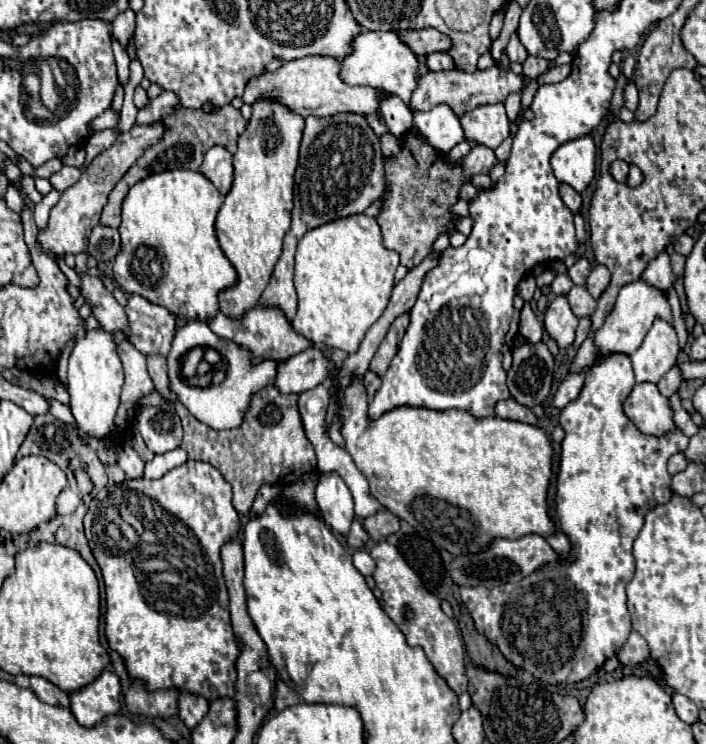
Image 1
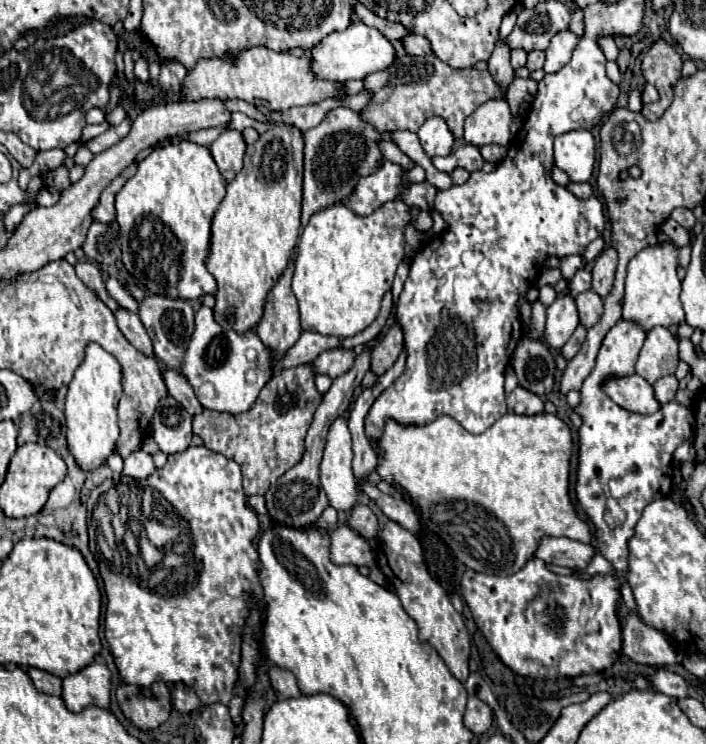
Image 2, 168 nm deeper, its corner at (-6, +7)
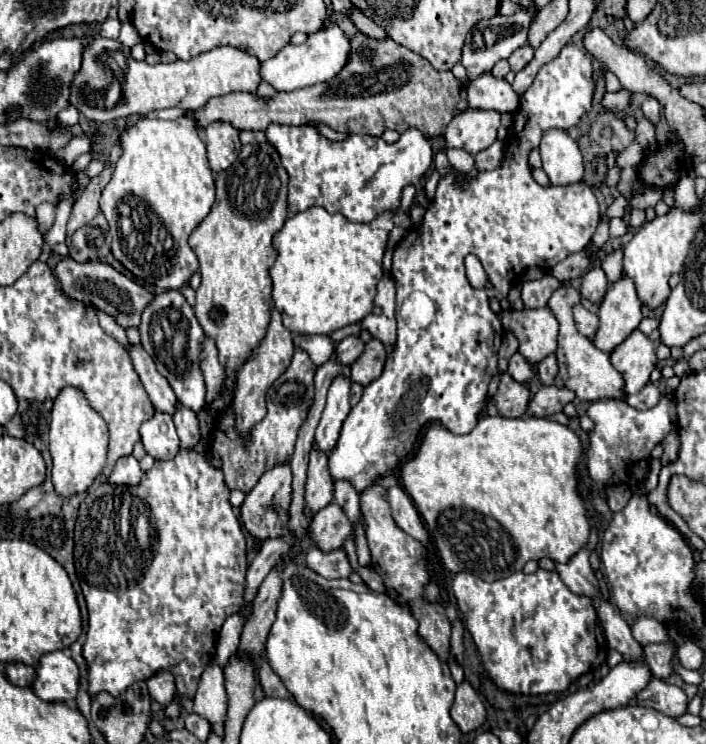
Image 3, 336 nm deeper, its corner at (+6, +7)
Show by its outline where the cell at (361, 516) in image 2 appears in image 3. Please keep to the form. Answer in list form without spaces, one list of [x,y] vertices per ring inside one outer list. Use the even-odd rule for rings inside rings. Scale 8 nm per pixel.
[[[330,503],[324,509],[320,509],[312,517],[312,525],[308,527],[310,541],[322,551],[340,549],[340,545],[350,533],[352,533],[352,525],[336,503]]]

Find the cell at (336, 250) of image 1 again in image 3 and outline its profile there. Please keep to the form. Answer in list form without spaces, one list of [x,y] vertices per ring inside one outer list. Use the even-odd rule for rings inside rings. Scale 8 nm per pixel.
[[[310,207],[288,217],[272,239],[276,257],[268,269],[272,299],[282,315],[284,327],[294,335],[328,335],[372,313],[390,229],[390,213],[384,213],[370,223],[348,221],[344,215],[328,213],[324,207]]]

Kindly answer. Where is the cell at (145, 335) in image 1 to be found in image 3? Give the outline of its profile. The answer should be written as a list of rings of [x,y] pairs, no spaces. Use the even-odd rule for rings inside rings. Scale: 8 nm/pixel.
[[[168,289],[164,293],[156,295],[156,299],[148,305],[148,309],[144,309],[138,331],[142,337],[142,347],[154,359],[158,373],[168,379],[178,401],[184,407],[192,409],[194,413],[208,409],[206,383],[204,383],[204,375],[200,369],[204,331],[198,325],[194,309],[186,301],[186,297],[178,289]]]

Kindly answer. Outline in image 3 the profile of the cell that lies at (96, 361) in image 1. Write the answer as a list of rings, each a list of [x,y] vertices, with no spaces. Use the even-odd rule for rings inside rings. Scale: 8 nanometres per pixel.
[[[62,389],[60,397],[54,401],[50,421],[54,491],[62,497],[84,493],[104,469],[106,447],[108,447],[108,427],[104,425],[104,419],[88,405],[88,401],[84,401],[84,395],[78,389]]]

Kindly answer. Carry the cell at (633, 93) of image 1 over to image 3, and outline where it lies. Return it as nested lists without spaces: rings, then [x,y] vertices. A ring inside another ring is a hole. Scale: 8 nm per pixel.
[[[648,97],[648,99],[642,103],[642,113],[644,113],[644,119],[648,119],[652,125],[658,125],[658,123],[660,123],[662,109],[660,109],[660,103],[658,103],[654,97]]]

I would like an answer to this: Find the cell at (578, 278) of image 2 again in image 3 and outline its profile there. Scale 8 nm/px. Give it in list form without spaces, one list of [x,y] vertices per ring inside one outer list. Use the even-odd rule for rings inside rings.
[[[564,283],[548,301],[548,309],[554,313],[554,317],[560,323],[560,333],[558,333],[558,349],[556,349],[556,359],[558,359],[558,375],[562,377],[564,385],[576,393],[578,399],[582,401],[602,401],[602,399],[620,399],[622,387],[624,387],[624,379],[620,377],[620,373],[612,367],[608,353],[600,351],[598,347],[594,347],[594,343],[580,335],[574,319],[572,319],[572,307],[580,303],[580,293],[570,285]]]

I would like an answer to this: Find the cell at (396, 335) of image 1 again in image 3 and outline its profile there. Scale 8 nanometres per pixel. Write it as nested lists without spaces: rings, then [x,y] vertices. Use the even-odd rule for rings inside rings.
[[[370,339],[366,343],[366,349],[360,355],[360,359],[356,359],[352,363],[352,375],[350,375],[352,381],[366,387],[368,383],[372,383],[374,379],[380,377],[380,373],[384,369],[384,361],[386,361],[386,349],[384,349],[382,341]]]

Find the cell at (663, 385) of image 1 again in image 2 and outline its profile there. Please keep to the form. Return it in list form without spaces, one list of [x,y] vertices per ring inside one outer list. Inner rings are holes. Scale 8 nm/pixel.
[[[666,375],[654,383],[654,393],[656,393],[656,400],[660,404],[673,400],[676,391],[678,391],[678,379],[674,375]]]

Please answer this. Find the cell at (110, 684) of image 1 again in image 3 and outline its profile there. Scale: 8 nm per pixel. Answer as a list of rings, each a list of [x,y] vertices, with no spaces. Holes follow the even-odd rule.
[[[66,651],[44,653],[36,665],[32,691],[44,701],[72,703],[78,693],[78,667]]]

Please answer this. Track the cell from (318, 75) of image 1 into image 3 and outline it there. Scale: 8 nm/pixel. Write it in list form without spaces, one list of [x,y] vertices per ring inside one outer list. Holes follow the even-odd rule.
[[[96,35],[96,37],[92,37],[92,39],[90,39],[90,43],[88,43],[88,45],[86,45],[86,47],[84,47],[84,53],[82,53],[82,67],[80,67],[80,71],[78,71],[78,73],[76,73],[76,75],[74,75],[74,81],[72,81],[72,87],[70,87],[70,89],[72,89],[72,91],[70,91],[70,105],[74,105],[74,107],[76,107],[76,109],[78,109],[78,113],[82,113],[82,115],[84,115],[84,117],[88,117],[88,119],[92,119],[92,121],[112,121],[112,119],[120,119],[120,117],[128,117],[128,115],[146,115],[146,113],[150,113],[150,111],[158,111],[158,109],[166,109],[166,107],[180,107],[180,109],[184,109],[184,111],[188,111],[188,109],[200,109],[200,107],[202,107],[202,105],[204,105],[204,103],[206,103],[206,101],[208,101],[208,99],[212,99],[212,97],[220,97],[220,95],[228,95],[228,93],[232,93],[232,91],[248,91],[248,93],[256,93],[256,87],[258,87],[258,83],[260,83],[260,75],[258,75],[258,69],[260,69],[260,61],[258,61],[258,59],[256,59],[256,57],[252,57],[252,55],[248,55],[248,53],[244,53],[244,51],[242,51],[242,49],[236,49],[236,47],[216,47],[216,49],[212,49],[212,51],[208,51],[208,53],[202,53],[202,55],[200,55],[200,57],[194,57],[194,59],[190,59],[190,61],[180,61],[180,59],[178,59],[178,61],[174,61],[174,63],[158,63],[158,65],[148,65],[148,63],[146,63],[146,61],[136,61],[136,59],[134,59],[134,57],[132,57],[132,55],[130,55],[130,47],[126,47],[126,45],[122,45],[122,43],[120,43],[120,41],[118,41],[118,39],[104,39],[104,37],[100,37],[100,35]],[[116,51],[118,51],[118,53],[122,53],[122,55],[124,55],[124,59],[126,59],[126,65],[118,65],[118,63],[116,63],[116,59],[114,59],[114,57],[112,57],[112,55],[114,55],[114,53],[116,53]],[[86,55],[106,55],[106,57],[90,57],[90,59],[88,59],[88,57],[86,57]],[[112,59],[114,59],[114,61],[112,61]],[[108,65],[116,65],[116,67],[114,67],[114,73],[118,73],[118,77],[116,77],[116,75],[114,75],[114,73],[112,73],[112,71],[110,71],[110,69],[108,69]],[[114,81],[118,81],[118,85],[120,85],[120,91],[122,91],[122,93],[120,93],[120,99],[118,99],[118,101],[116,101],[116,105],[114,105],[114,107],[112,107],[112,109],[98,109],[98,107],[90,107],[90,105],[86,105],[86,103],[84,103],[84,99],[82,99],[82,97],[80,97],[80,87],[82,87],[82,85],[88,85],[88,87],[90,87],[90,89],[92,89],[92,91],[106,91],[106,89],[108,89],[108,87],[110,87],[110,85],[112,85],[112,83],[114,83]]]

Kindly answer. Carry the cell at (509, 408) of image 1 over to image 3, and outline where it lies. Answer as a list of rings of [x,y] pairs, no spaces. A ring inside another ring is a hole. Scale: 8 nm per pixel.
[[[504,361],[500,363],[500,385],[498,385],[498,393],[494,395],[494,399],[502,417],[522,417],[530,403],[528,387],[514,381],[508,375]]]

